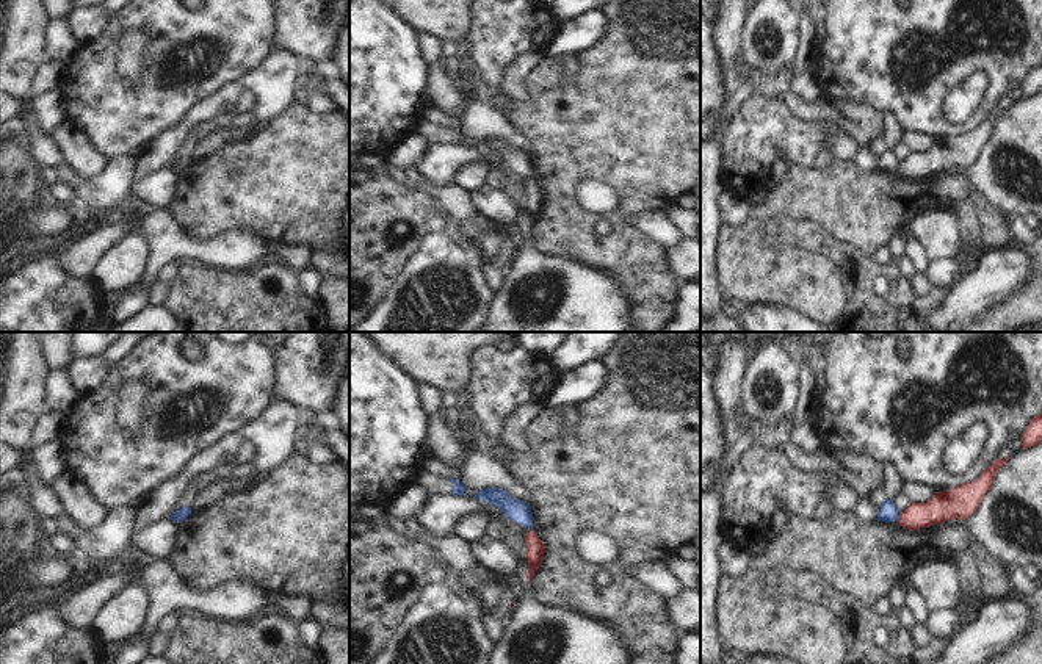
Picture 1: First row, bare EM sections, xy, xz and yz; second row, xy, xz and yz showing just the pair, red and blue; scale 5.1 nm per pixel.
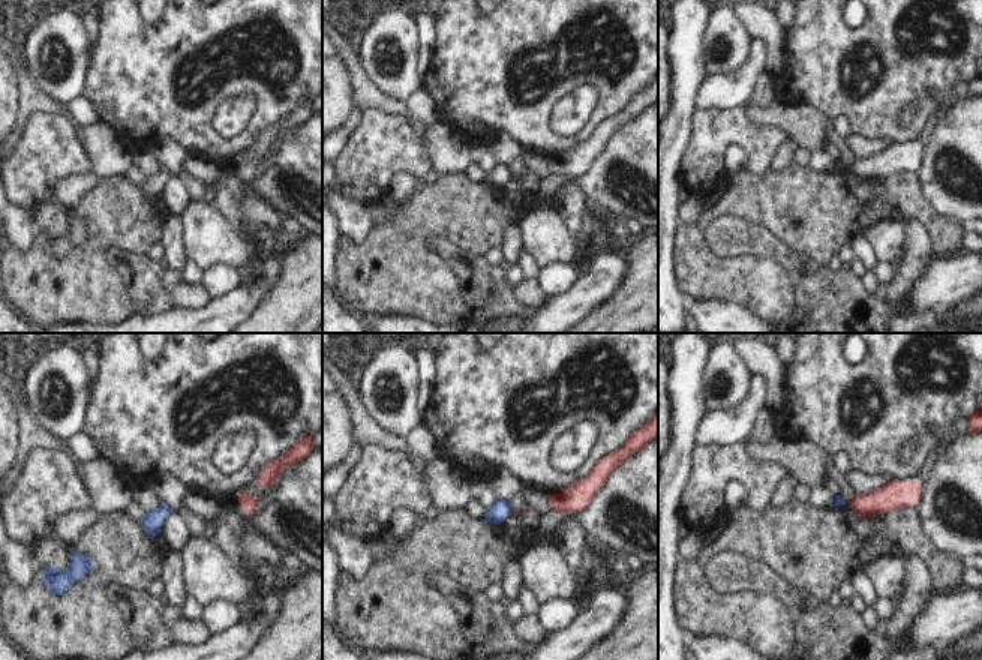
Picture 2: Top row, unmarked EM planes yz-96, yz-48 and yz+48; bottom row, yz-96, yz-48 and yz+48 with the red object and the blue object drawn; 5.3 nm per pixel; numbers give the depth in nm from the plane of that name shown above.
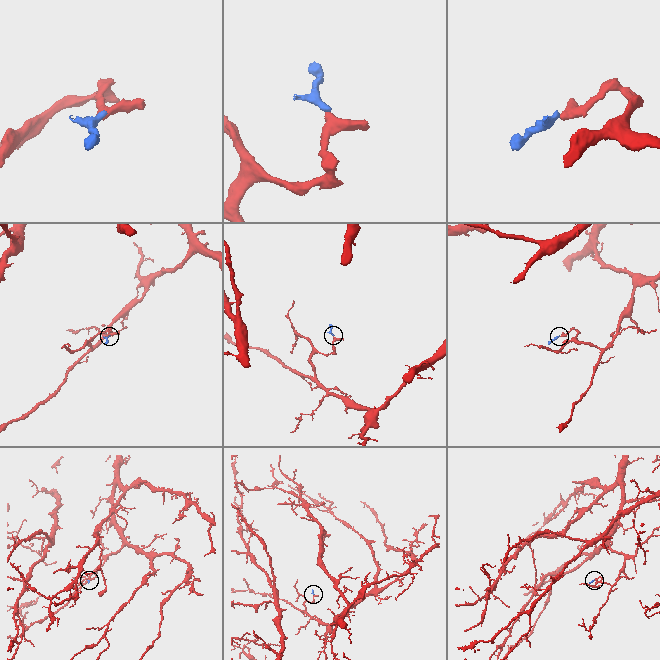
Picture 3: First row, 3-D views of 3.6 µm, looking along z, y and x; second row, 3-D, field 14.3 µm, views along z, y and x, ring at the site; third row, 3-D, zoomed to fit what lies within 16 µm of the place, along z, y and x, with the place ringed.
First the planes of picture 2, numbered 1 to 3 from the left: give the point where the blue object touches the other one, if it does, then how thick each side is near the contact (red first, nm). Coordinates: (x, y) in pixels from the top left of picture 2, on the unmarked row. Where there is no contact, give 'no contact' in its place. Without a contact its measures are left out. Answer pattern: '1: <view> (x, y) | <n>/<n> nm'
1: no contact
2: no contact
3: no contact

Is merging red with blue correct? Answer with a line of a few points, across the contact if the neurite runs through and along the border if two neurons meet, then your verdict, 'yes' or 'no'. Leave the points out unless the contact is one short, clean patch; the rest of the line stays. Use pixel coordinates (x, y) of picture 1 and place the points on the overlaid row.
line yz (900, 512), (897, 520); no

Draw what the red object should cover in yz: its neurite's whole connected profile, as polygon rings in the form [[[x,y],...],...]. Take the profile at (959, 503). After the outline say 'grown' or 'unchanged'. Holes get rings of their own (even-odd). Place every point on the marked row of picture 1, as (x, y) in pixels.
[[[1009,457],[995,459],[979,478],[973,482],[964,482],[948,492],[937,492],[926,503],[910,503],[909,507],[899,512],[898,523],[910,531],[942,525],[946,520],[965,520],[975,514],[992,489],[997,473],[1006,465]]]; unchanged

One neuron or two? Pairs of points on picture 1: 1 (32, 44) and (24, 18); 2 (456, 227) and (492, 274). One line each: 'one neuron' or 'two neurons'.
1: one neuron
2: one neuron

